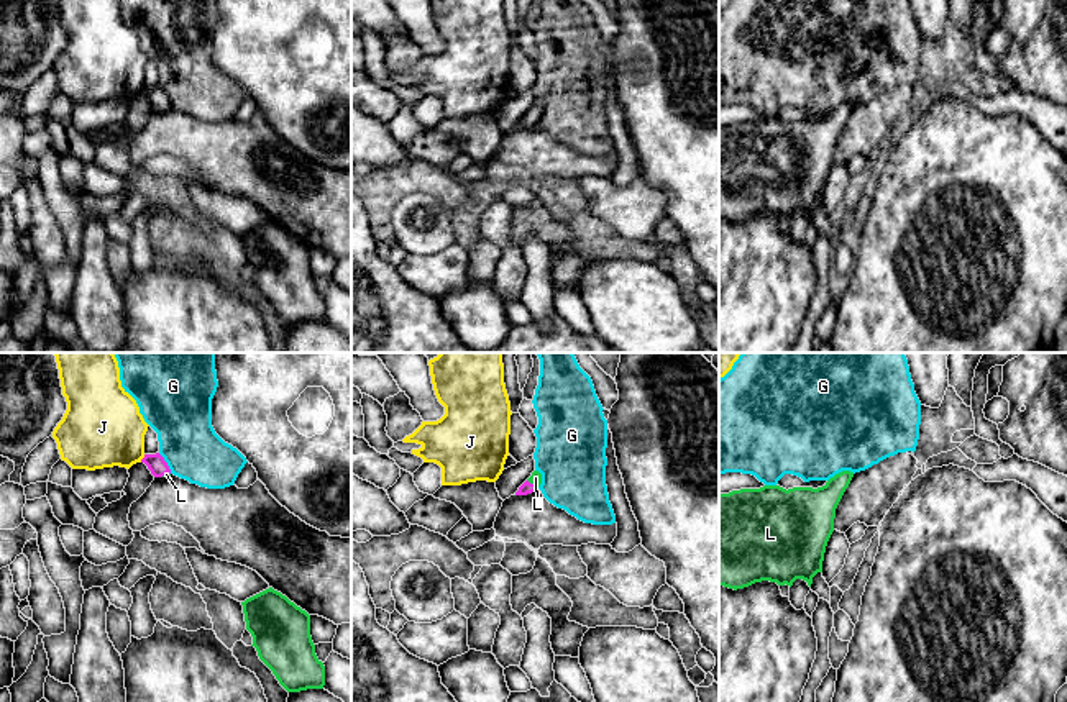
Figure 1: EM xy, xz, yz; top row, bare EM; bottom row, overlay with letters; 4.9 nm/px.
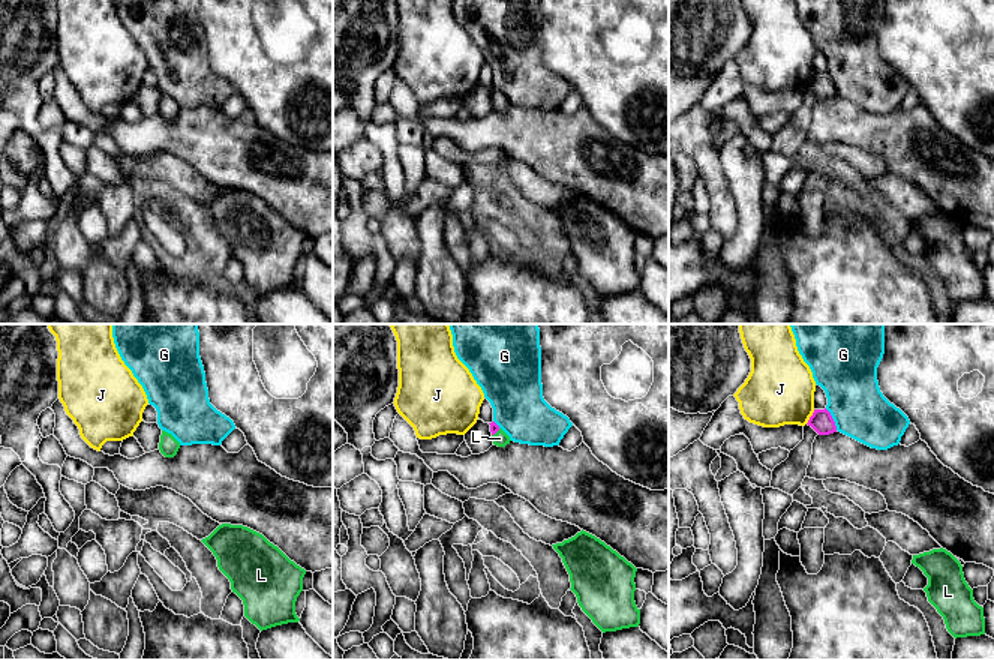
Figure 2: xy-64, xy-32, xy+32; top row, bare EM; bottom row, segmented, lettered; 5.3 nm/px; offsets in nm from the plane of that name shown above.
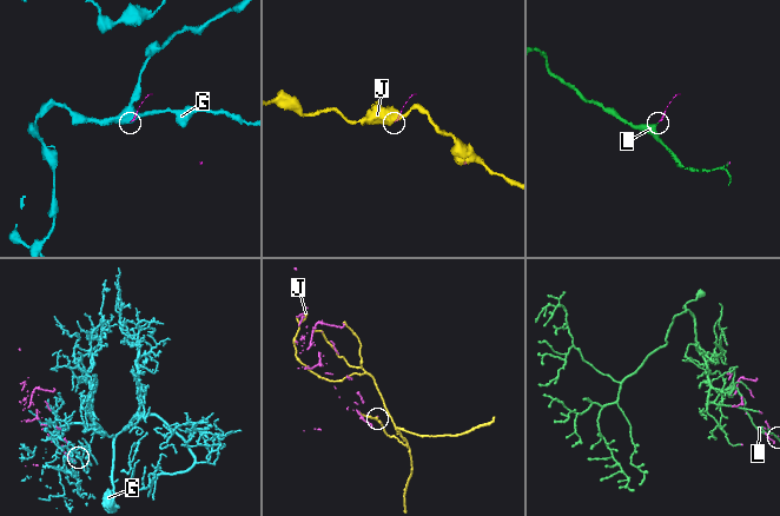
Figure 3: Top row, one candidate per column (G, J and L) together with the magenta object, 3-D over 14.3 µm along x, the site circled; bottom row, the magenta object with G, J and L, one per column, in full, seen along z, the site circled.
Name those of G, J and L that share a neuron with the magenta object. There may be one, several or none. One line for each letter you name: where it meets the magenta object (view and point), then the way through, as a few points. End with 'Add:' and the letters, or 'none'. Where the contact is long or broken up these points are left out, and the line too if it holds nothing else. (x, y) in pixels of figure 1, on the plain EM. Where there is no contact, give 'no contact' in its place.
L: meets magenta in xz at (534, 117)
Add: L

